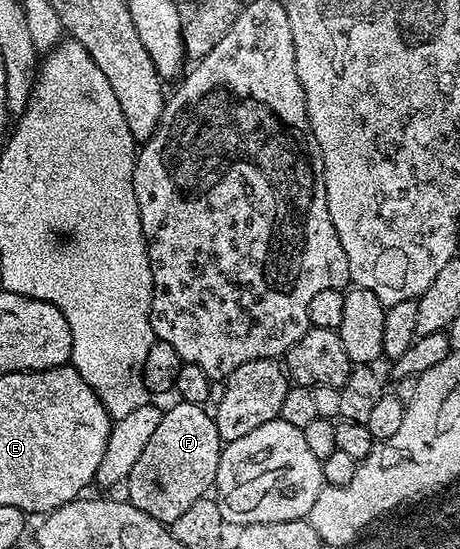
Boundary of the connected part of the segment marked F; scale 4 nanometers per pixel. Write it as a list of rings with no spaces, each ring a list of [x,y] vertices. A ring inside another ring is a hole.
[[[178,401],[177,406],[166,409],[159,420],[159,428],[147,440],[147,448],[139,452],[139,460],[129,472],[128,501],[157,522],[171,524],[195,500],[206,497],[208,488],[216,483],[217,469],[223,443],[212,413],[205,406]]]

